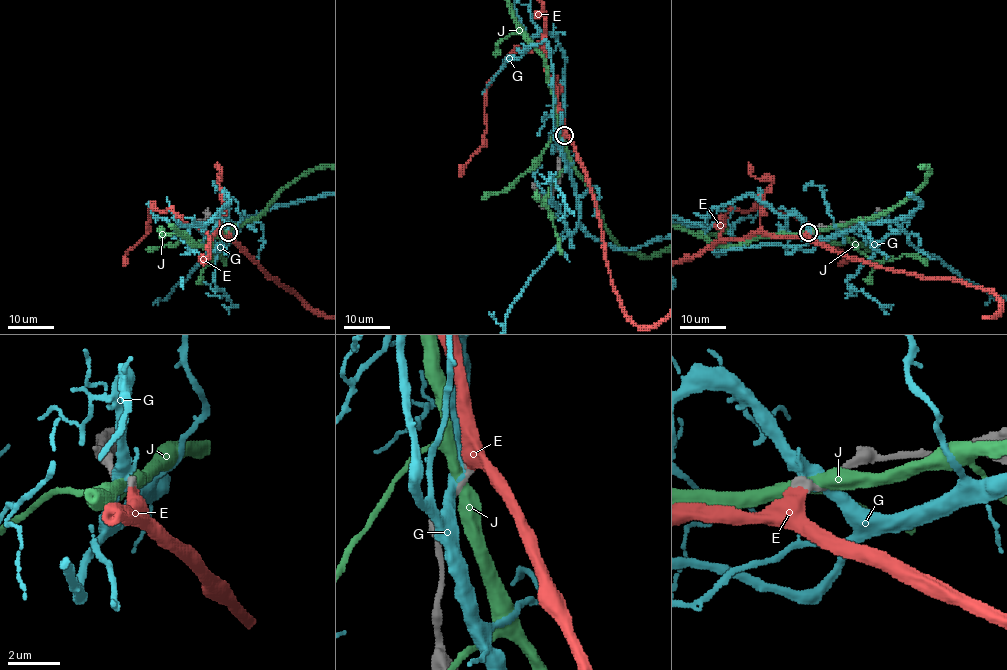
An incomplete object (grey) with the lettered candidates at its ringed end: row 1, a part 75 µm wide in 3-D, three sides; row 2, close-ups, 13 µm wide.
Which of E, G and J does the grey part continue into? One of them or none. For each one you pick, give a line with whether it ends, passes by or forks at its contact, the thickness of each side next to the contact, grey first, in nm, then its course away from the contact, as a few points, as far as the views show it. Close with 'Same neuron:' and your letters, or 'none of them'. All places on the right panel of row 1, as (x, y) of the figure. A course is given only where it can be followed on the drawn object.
E: it ends | 320/500 nm
Same neuron: E

